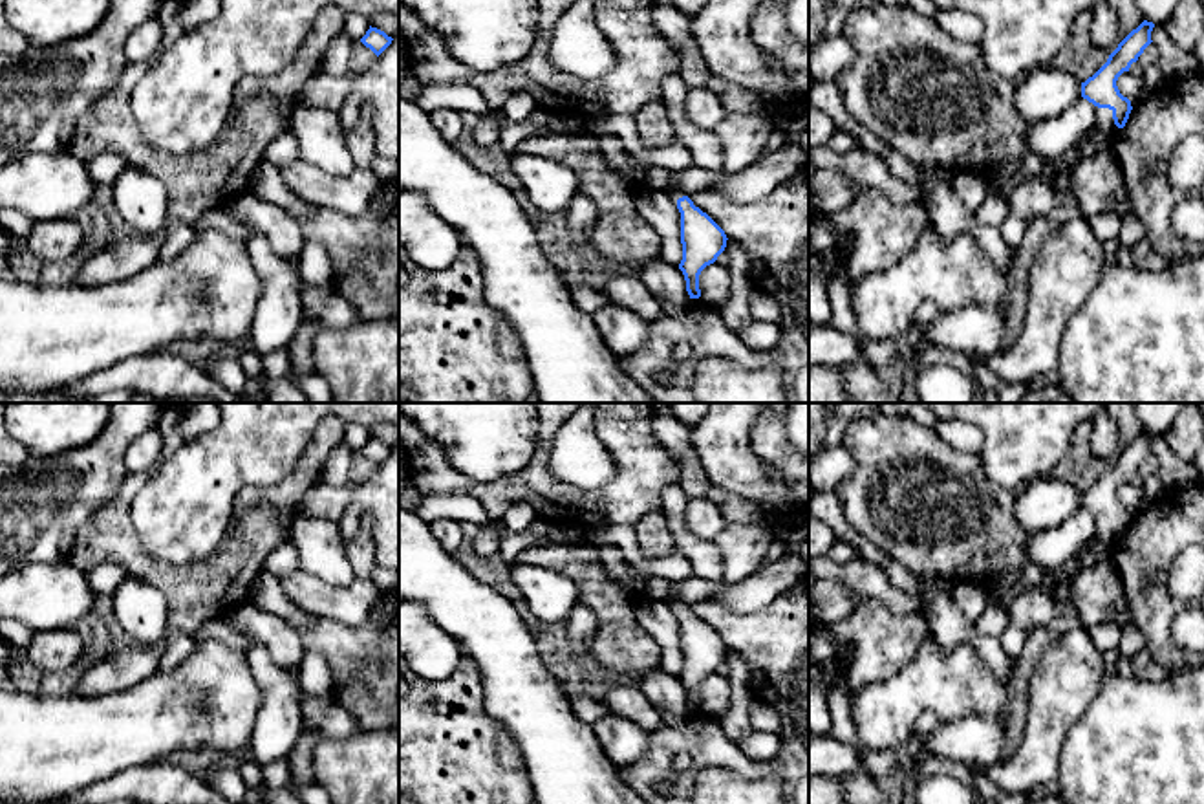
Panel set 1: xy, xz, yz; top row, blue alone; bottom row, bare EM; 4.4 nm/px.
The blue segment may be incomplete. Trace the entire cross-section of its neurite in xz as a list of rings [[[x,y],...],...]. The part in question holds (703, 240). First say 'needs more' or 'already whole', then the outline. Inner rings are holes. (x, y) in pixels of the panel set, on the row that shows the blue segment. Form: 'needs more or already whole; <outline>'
needs more; [[[611,134],[598,139],[609,172],[624,176],[642,189],[666,190],[677,203],[681,212],[681,244],[683,260],[679,269],[686,280],[690,299],[699,299],[699,275],[714,264],[726,247],[725,231],[681,190],[673,189],[673,181],[681,172],[640,163],[635,156],[628,154],[624,143]]]

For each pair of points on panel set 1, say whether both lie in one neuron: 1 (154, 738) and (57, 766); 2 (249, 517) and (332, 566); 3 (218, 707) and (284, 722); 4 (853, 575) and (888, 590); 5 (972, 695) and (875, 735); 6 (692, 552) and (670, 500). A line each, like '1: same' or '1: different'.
1: same
2: different
3: different
4: same
5: same
6: same

